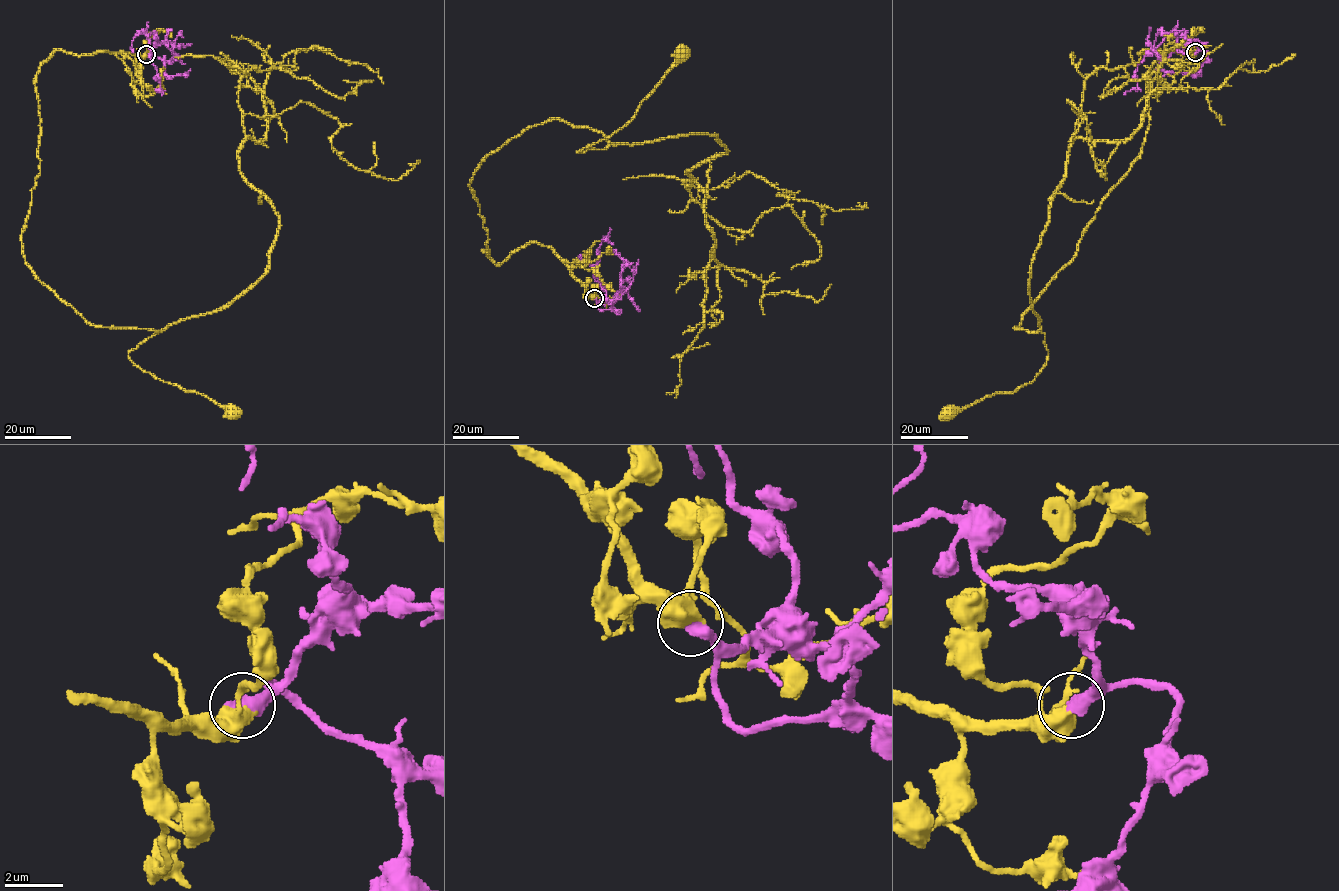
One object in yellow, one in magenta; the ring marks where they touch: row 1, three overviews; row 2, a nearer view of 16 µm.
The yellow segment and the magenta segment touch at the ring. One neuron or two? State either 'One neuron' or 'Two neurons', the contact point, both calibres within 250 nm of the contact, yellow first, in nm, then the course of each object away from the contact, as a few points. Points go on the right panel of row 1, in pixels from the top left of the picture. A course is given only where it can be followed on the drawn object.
One neuron. Place: (1195, 52). Thickness 440 nm (yellow) against 500 nm. Course of yellow: (1195, 53), (1138, 53), (1161, 56), (1147, 74), (1142, 153), (1014, 327), (1044, 334), (1035, 378), (948, 411). Course of magenta: (1195, 53), (1197, 46), (1181, 31), (1169, 32), (1137, 65), (1138, 88), (1124, 94)

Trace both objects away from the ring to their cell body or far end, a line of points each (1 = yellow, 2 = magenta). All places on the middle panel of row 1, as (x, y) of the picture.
1: (594, 298), (550, 247), (497, 265), (469, 184), (553, 119), (604, 149), (577, 152), (681, 53)
2: (594, 298), (600, 301), (606, 295), (594, 271), (599, 257), (598, 247), (605, 239), (608, 241), (609, 228)

